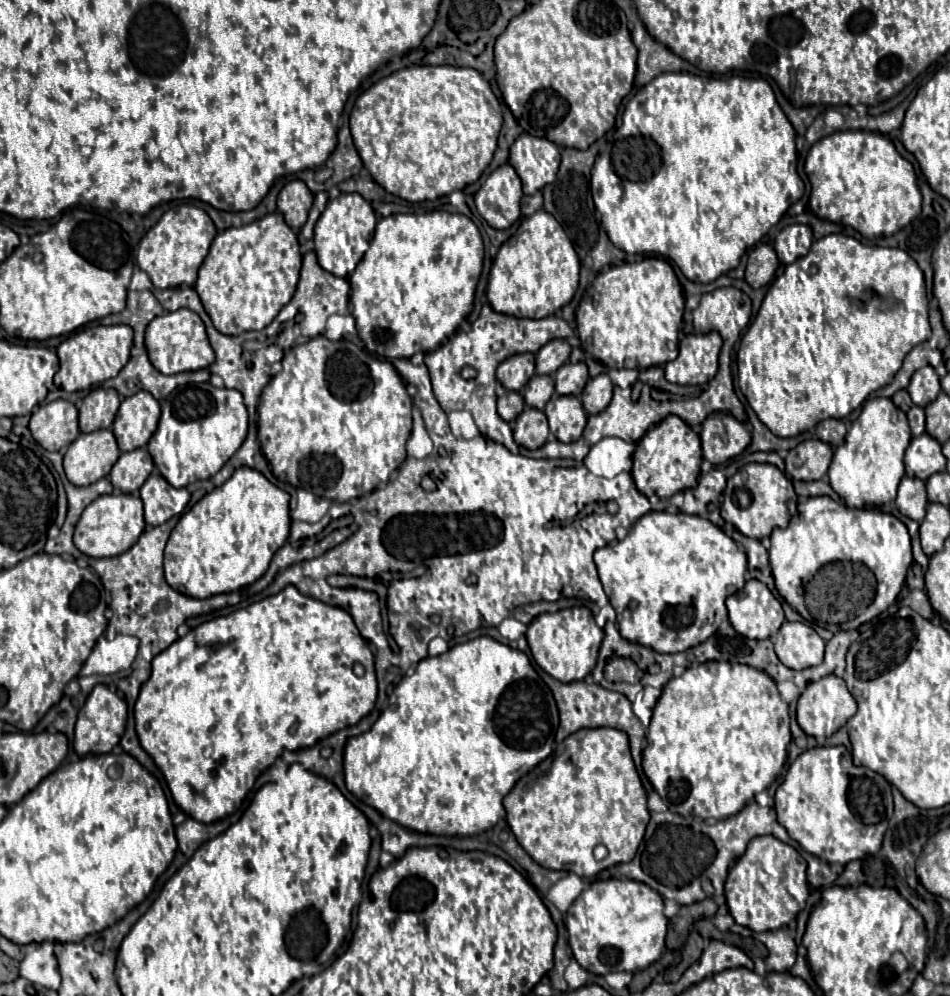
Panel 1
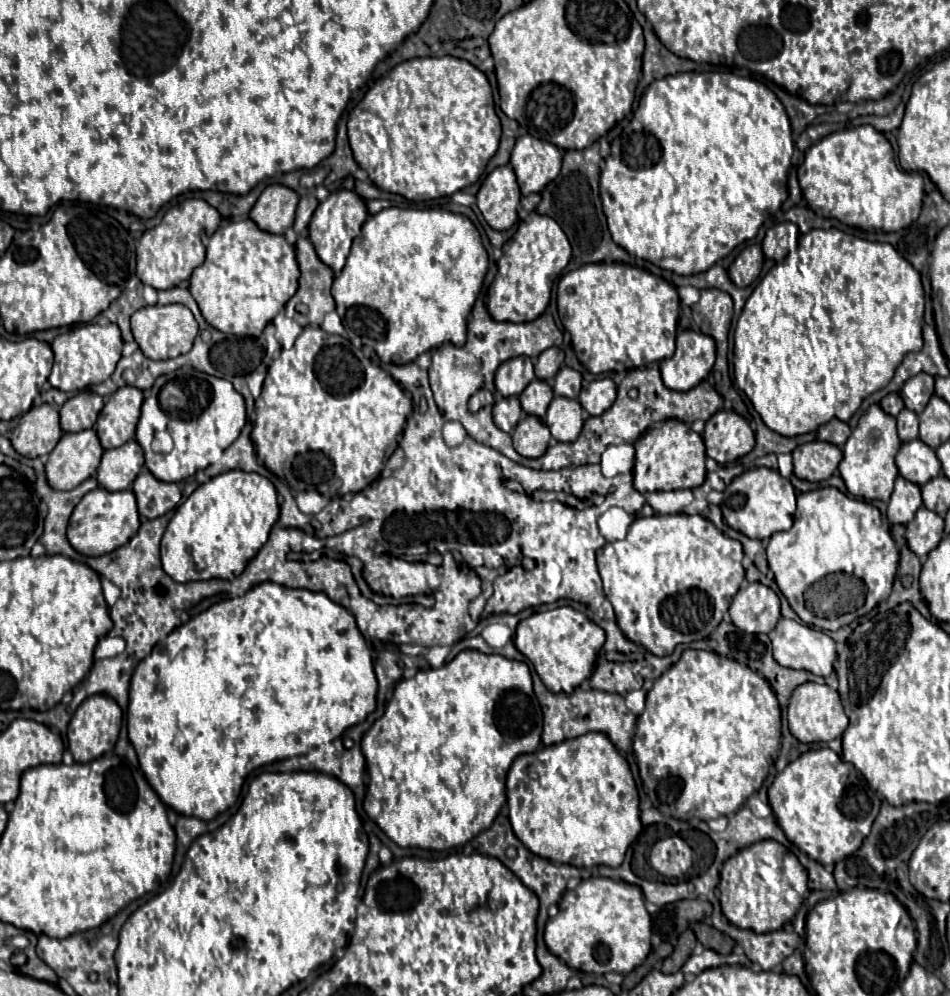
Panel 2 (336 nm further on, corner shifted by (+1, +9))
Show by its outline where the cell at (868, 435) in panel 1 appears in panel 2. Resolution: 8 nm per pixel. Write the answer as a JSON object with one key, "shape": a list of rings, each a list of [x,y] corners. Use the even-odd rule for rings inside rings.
{"shape":[[[869,405],[869,409],[861,415],[857,427],[853,429],[851,437],[843,445],[843,459],[839,463],[839,473],[847,485],[847,491],[859,499],[879,499],[889,501],[893,493],[893,483],[899,475],[895,455],[901,447],[901,439],[897,435],[897,423],[895,417],[889,417],[879,405]],[[879,429],[879,437],[871,439],[871,431]]]}

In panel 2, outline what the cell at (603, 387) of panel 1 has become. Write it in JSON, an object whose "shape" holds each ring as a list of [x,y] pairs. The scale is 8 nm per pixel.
{"shape":[[[609,377],[587,383],[585,389],[579,393],[579,401],[589,415],[601,415],[603,411],[607,411],[613,405],[615,397],[617,387]]]}

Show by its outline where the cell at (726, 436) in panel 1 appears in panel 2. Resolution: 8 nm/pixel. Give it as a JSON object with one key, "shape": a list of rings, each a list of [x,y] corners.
{"shape":[[[717,411],[705,425],[703,441],[707,457],[717,463],[729,463],[753,449],[755,433],[735,411]]]}

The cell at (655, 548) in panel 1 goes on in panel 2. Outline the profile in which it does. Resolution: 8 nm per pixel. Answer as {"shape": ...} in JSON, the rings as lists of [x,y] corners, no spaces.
{"shape":[[[651,515],[637,517],[623,541],[605,543],[597,551],[597,567],[603,589],[617,615],[617,625],[625,637],[643,645],[653,655],[671,655],[677,645],[705,639],[721,623],[733,595],[745,579],[745,569],[731,553],[743,553],[741,543],[723,535],[709,519],[701,515]]]}

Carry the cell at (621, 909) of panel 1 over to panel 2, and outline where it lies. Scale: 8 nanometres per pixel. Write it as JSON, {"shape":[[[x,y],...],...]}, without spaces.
{"shape":[[[607,877],[583,879],[559,901],[559,913],[547,921],[549,951],[583,973],[629,973],[639,967],[651,949],[651,915],[637,885]]]}

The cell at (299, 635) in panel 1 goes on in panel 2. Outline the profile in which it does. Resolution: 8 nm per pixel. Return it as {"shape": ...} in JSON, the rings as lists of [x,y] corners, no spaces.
{"shape":[[[261,583],[247,591],[243,597],[221,601],[207,611],[199,613],[191,618],[185,625],[173,629],[169,637],[161,639],[149,657],[145,657],[133,677],[131,677],[131,691],[129,691],[129,709],[127,709],[127,731],[129,741],[137,751],[139,765],[153,787],[153,791],[179,811],[181,815],[195,815],[197,819],[211,821],[215,815],[227,811],[235,805],[235,801],[241,795],[241,787],[251,771],[269,765],[279,759],[297,757],[301,753],[307,753],[309,749],[315,749],[323,743],[329,743],[337,739],[347,727],[357,725],[365,721],[365,717],[376,708],[377,679],[374,671],[374,659],[371,657],[371,649],[363,635],[357,629],[355,617],[341,605],[333,603],[325,593],[313,593],[307,589],[291,589],[277,583]]]}

